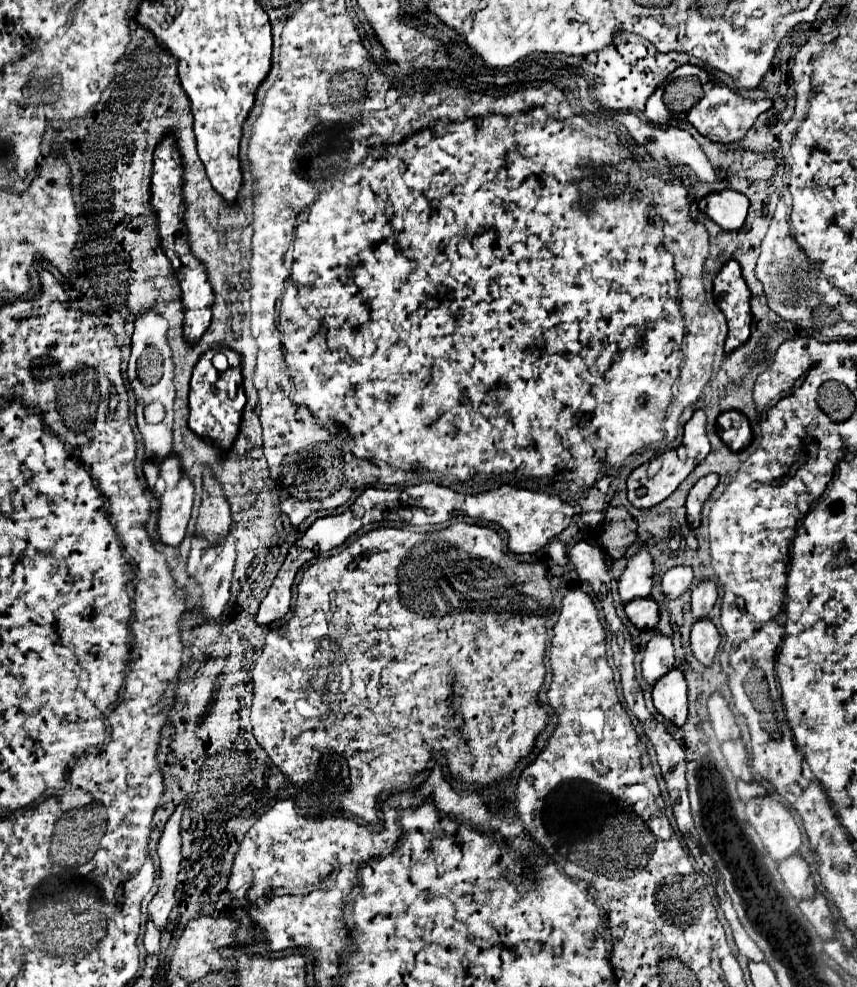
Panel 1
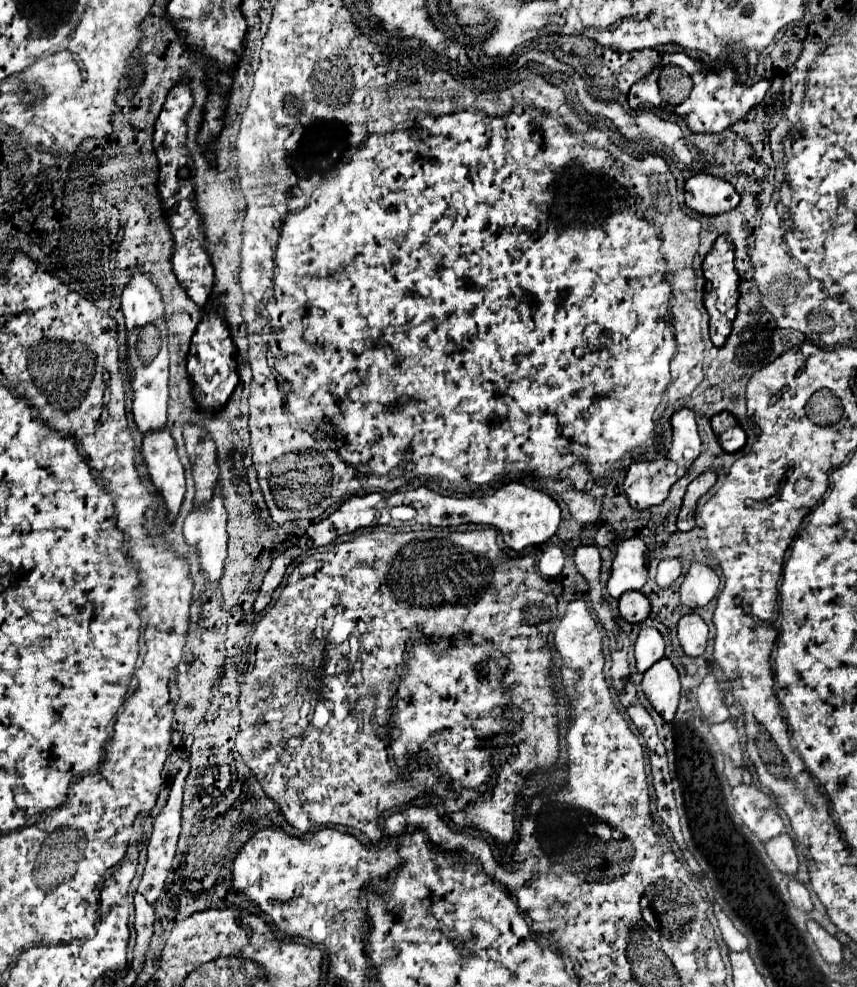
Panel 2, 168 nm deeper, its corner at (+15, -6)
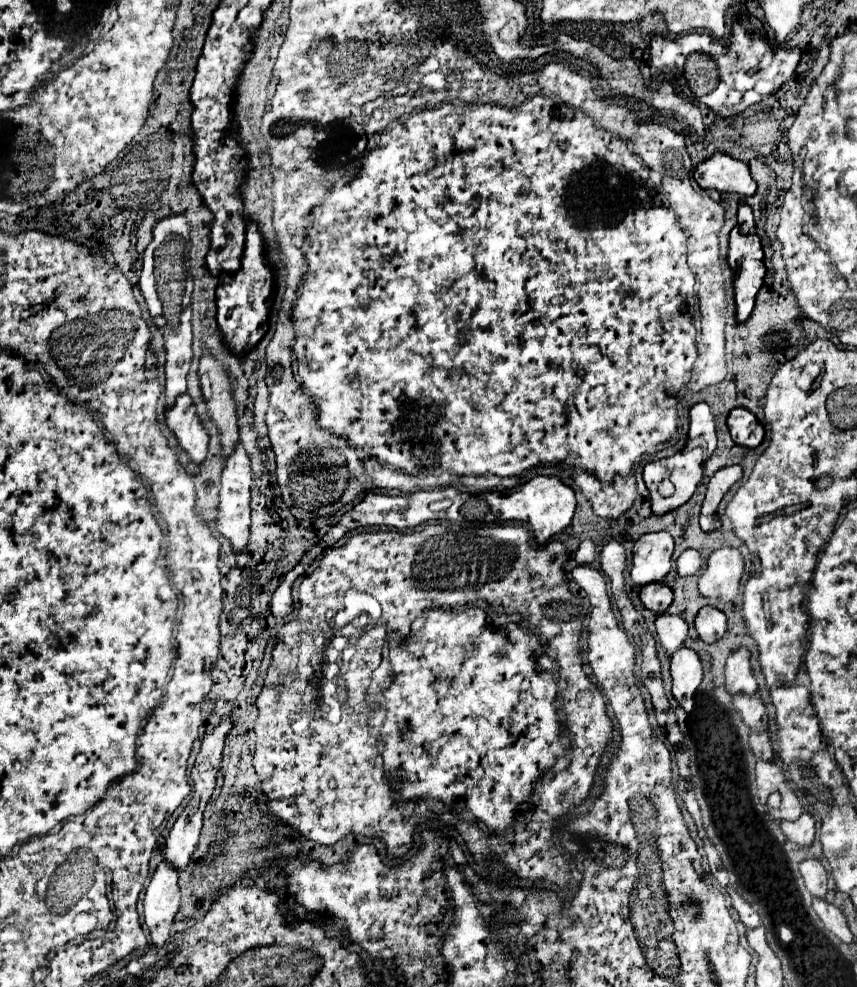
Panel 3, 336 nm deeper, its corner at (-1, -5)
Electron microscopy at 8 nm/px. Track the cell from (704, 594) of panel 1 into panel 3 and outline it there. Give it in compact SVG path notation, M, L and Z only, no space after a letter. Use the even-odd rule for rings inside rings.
M738 548L716 550L698 580L702 596L722 602L732 602L738 596L740 578L744 574L744 558Z

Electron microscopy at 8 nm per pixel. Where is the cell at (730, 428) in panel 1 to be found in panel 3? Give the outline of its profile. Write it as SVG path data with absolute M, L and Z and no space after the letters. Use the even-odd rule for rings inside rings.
M734 408L730 412L728 428L730 428L732 440L738 446L756 448L764 440L764 426L758 422L758 418L752 412L744 408Z

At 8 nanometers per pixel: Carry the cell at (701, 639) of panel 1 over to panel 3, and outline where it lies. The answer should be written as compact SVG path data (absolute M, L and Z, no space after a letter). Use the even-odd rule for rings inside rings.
M704 606L696 614L694 626L696 626L698 636L704 642L712 644L712 642L716 642L716 640L720 640L724 636L724 632L726 632L726 616L724 616L724 612L720 612L714 606Z

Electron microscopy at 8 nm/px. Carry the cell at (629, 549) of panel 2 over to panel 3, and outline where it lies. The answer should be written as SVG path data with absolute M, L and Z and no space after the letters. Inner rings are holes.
M668 532L644 534L634 544L634 560L632 560L632 582L638 586L650 582L662 582L670 572L674 552L674 540Z

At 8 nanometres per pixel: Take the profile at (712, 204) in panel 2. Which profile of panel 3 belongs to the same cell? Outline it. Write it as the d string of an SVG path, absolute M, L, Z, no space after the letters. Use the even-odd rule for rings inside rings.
M714 152L700 162L694 170L694 178L704 190L714 188L720 192L738 192L742 196L752 196L756 192L756 182L750 176L748 164L724 152Z

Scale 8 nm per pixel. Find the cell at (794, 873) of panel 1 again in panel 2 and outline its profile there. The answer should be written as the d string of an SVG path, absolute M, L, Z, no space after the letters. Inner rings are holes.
M782 833L782 835L774 837L772 841L768 841L766 843L766 853L768 853L770 861L776 865L776 869L780 869L780 873L786 873L788 877L796 875L798 857L796 857L792 839L786 833Z

